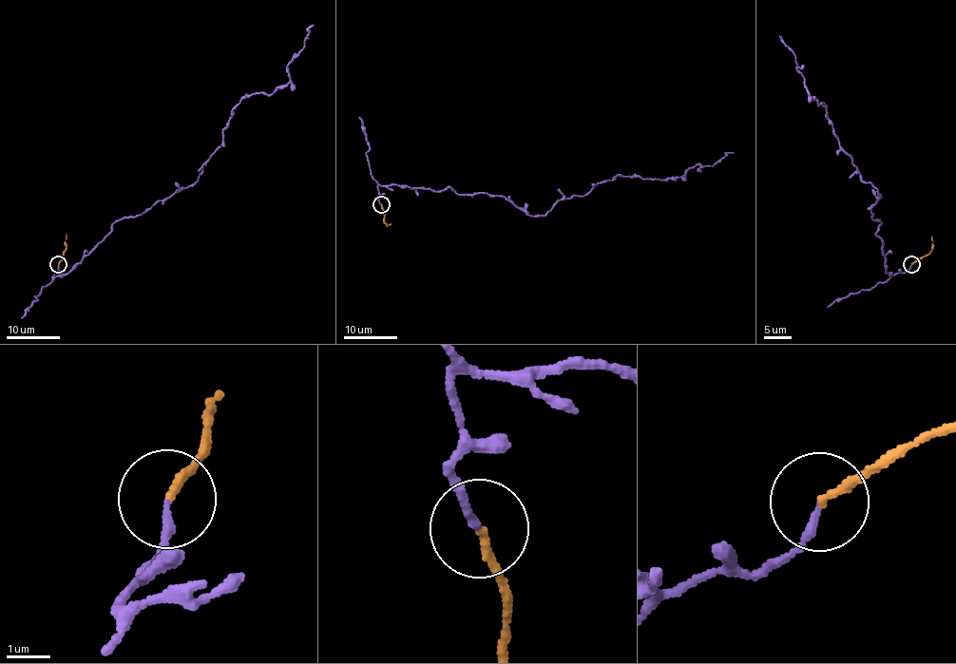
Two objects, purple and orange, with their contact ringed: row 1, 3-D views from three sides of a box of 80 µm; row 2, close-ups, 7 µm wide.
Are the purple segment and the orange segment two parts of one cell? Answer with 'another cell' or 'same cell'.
same cell

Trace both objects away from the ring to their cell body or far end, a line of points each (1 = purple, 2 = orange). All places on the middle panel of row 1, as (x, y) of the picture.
1: (380, 205), (378, 187), (451, 187), (501, 195), (544, 215), (617, 176), (676, 179), (733, 152)
2: (380, 205), (387, 225), (391, 224)

